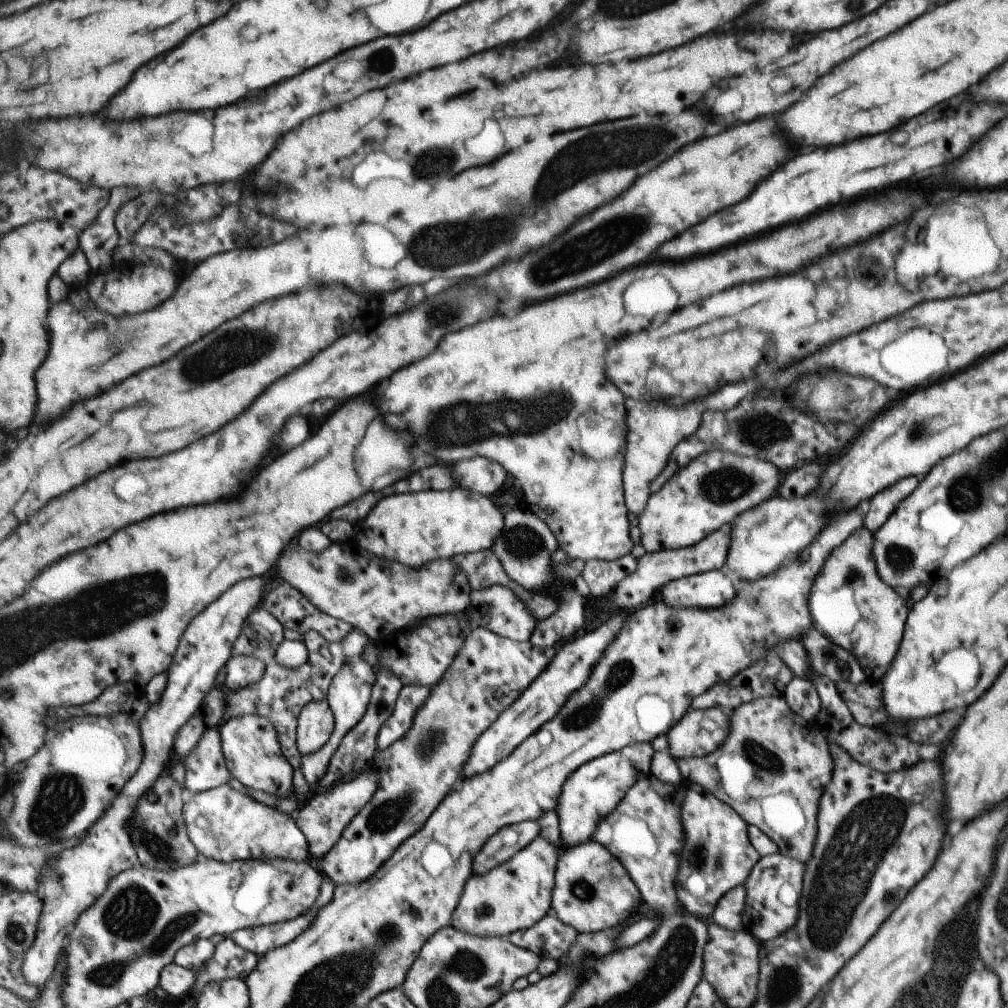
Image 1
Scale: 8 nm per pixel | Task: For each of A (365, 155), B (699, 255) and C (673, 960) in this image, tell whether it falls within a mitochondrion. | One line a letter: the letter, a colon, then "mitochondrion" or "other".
A: other
B: other
C: mitochondrion

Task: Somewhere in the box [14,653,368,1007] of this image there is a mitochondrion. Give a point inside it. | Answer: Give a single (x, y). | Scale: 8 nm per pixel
(132, 914)

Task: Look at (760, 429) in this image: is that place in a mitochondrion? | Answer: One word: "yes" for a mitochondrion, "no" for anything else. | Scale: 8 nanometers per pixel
yes

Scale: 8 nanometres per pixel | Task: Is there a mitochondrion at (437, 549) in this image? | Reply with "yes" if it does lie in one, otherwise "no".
no

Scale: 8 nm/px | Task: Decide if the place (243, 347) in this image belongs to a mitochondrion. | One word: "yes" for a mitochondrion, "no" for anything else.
yes

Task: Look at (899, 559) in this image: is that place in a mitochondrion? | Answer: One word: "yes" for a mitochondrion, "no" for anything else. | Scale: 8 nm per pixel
yes

